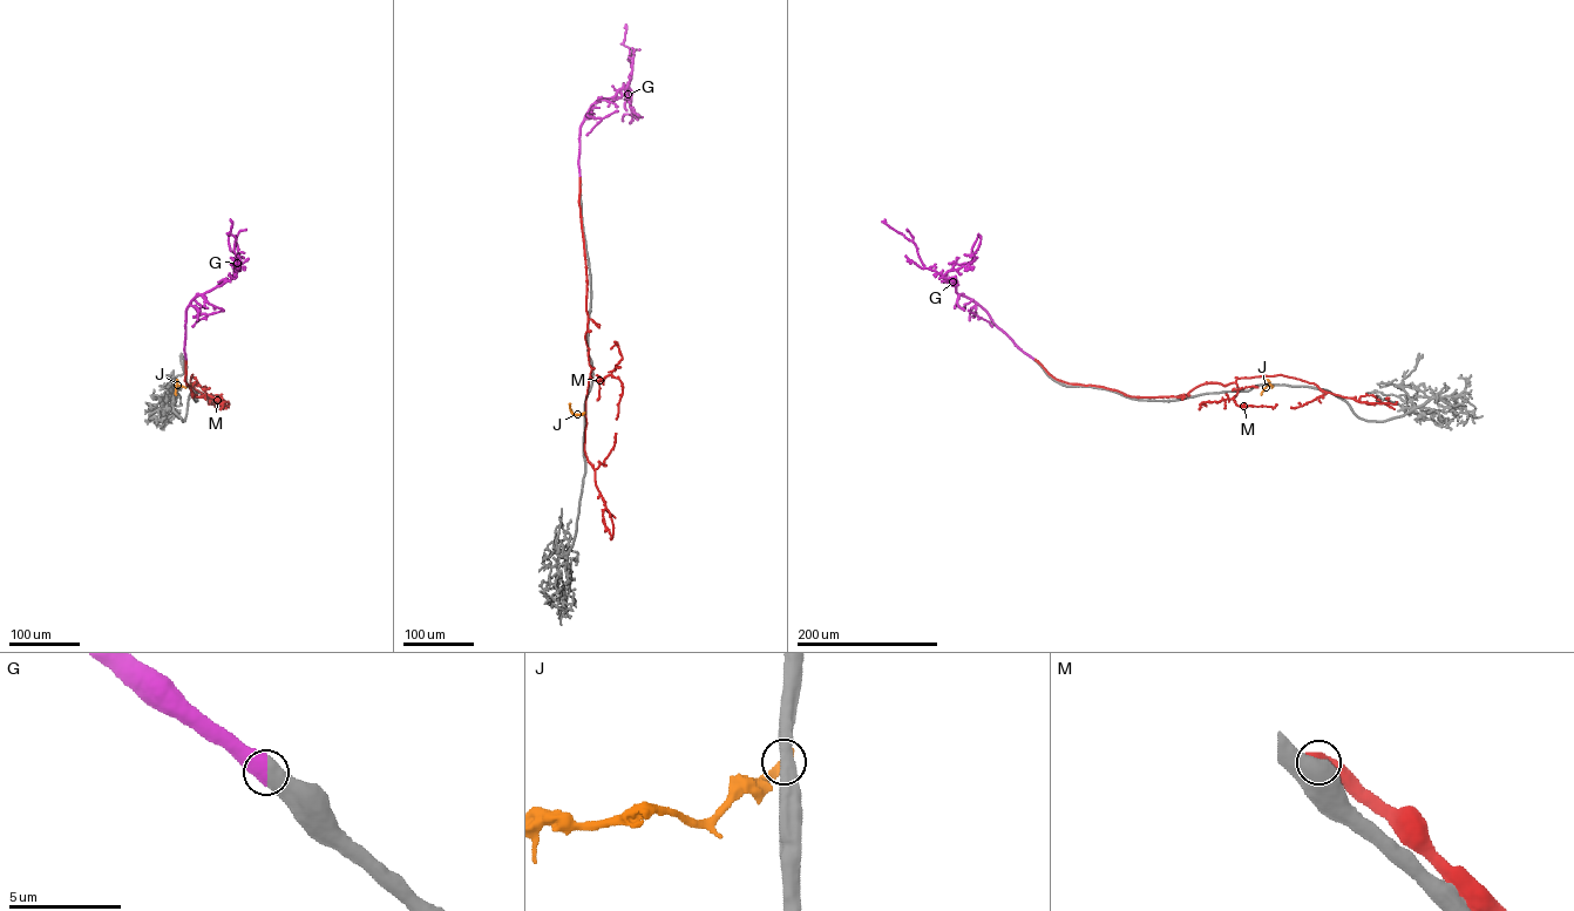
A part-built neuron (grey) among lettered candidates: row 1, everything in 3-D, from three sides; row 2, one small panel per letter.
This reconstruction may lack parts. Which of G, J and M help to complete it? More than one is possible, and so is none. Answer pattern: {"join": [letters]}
{"join": ["G"]}

